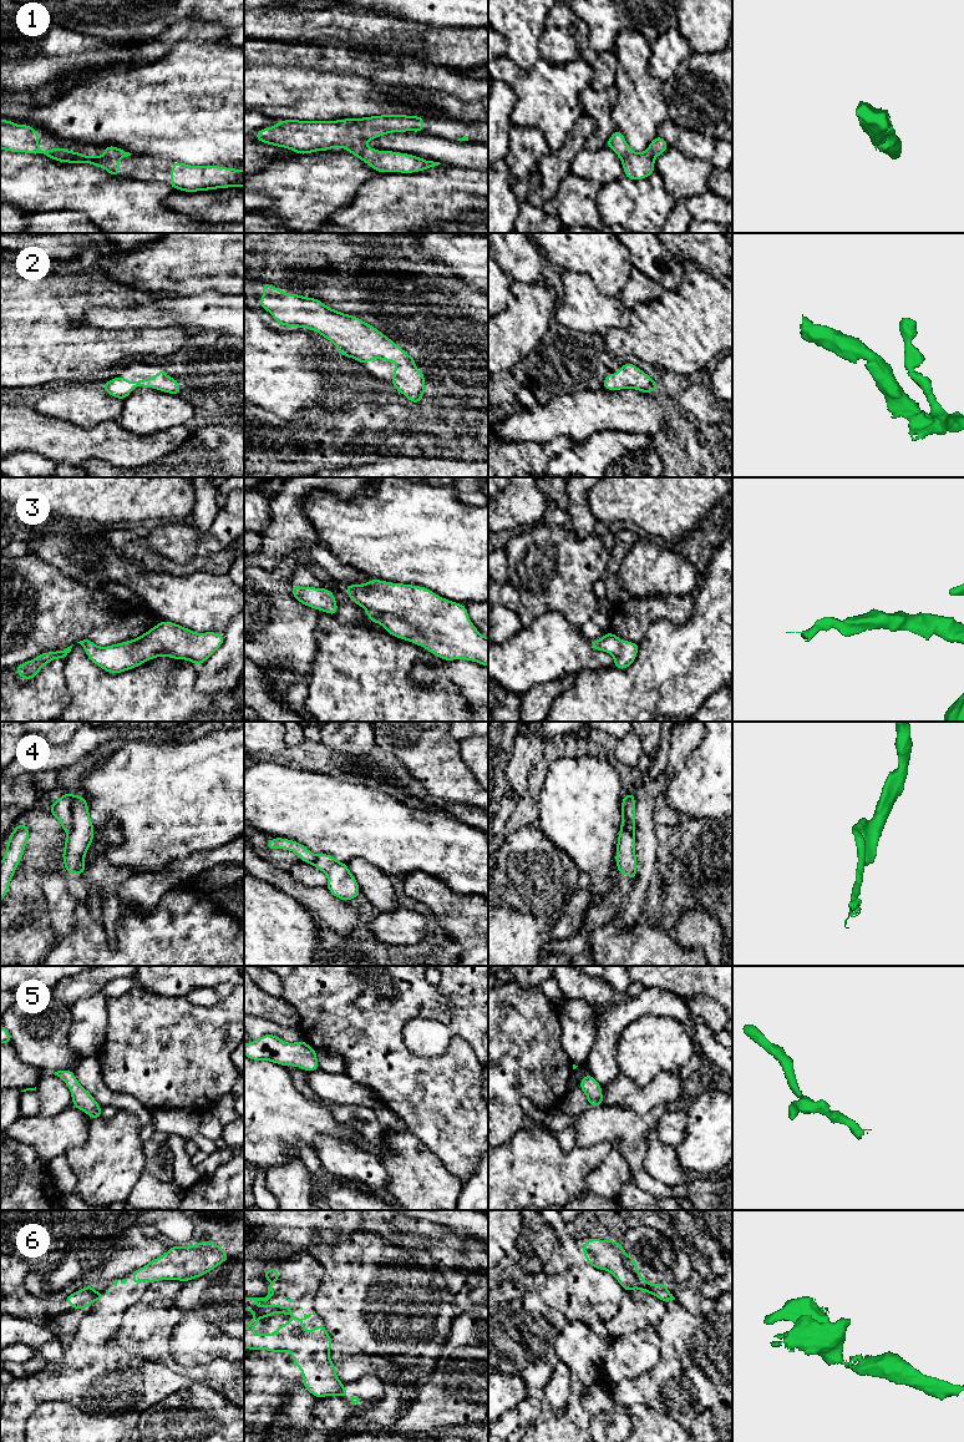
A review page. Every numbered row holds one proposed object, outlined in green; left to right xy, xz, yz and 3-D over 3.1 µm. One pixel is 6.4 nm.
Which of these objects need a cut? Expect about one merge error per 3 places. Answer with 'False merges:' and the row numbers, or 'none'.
False merges: 4, 6

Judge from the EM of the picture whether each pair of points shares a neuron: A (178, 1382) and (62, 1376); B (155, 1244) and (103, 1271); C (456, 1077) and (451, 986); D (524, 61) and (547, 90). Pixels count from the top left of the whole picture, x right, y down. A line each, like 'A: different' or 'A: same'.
A: same
B: same
C: different
D: different

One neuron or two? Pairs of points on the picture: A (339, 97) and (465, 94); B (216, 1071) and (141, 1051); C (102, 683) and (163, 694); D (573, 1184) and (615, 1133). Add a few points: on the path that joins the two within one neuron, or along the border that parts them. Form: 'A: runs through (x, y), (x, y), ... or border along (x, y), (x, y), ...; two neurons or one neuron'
A: border along (397, 85), (419, 86), (426, 91); two neurons
B: runs through (197, 1071), (192, 1069), (177, 1055), (160, 1051); one neuron
C: runs through (117, 694), (148, 694); one neuron
D: border along (579, 1147), (592, 1147), (607, 1142), (613, 1149); two neurons

